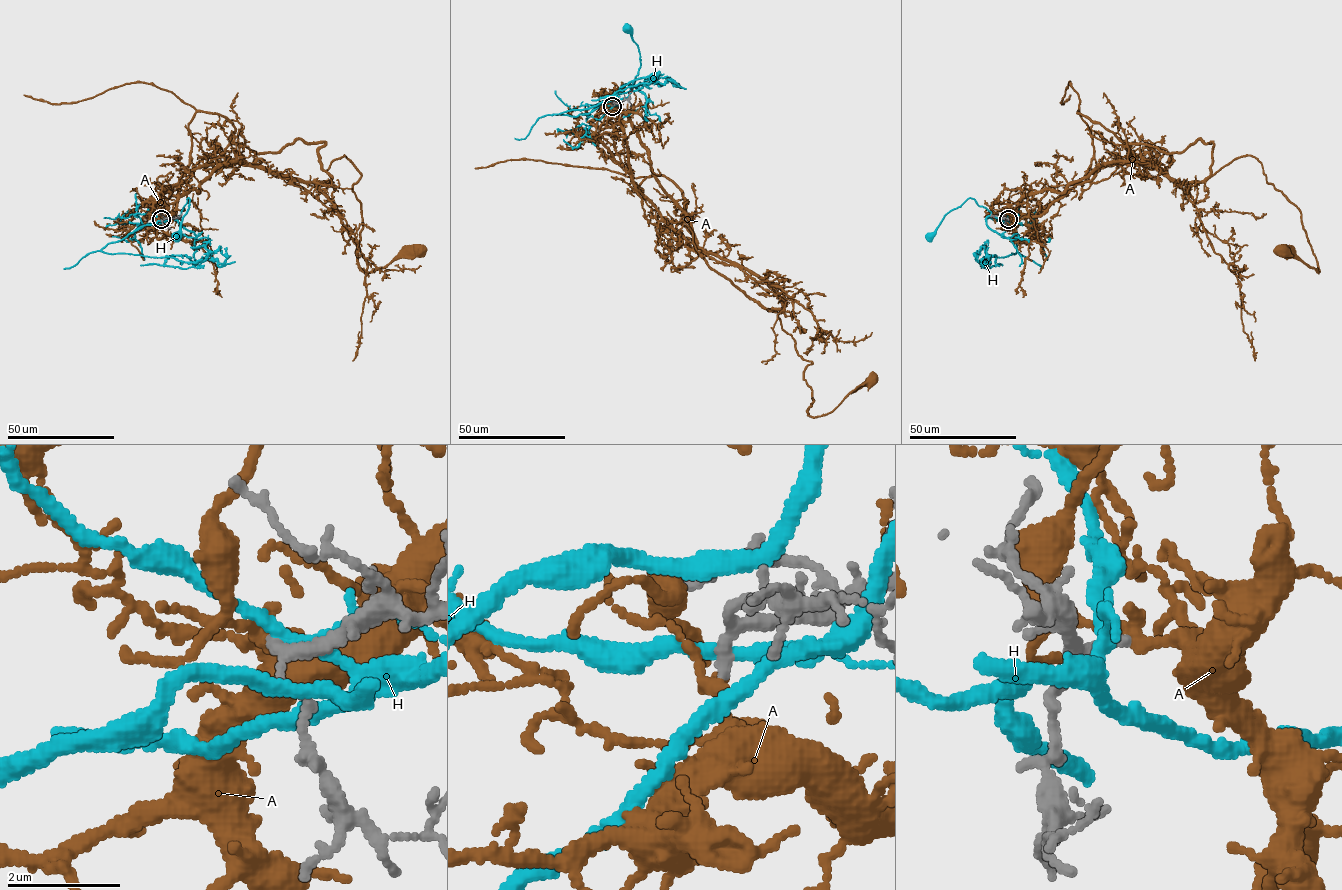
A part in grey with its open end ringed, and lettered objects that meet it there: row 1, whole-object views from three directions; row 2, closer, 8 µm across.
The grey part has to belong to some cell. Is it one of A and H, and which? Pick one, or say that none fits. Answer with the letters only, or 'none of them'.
A

